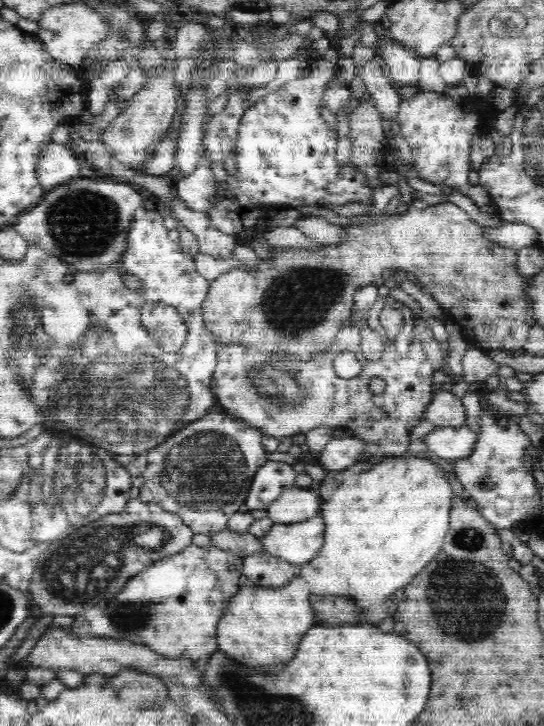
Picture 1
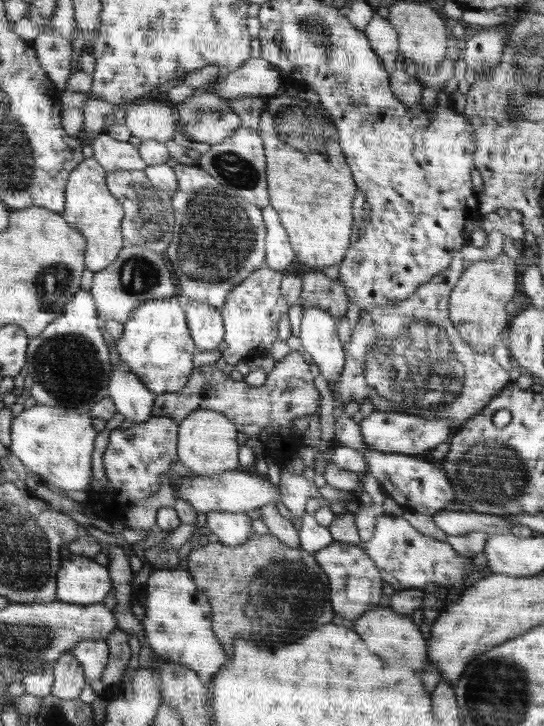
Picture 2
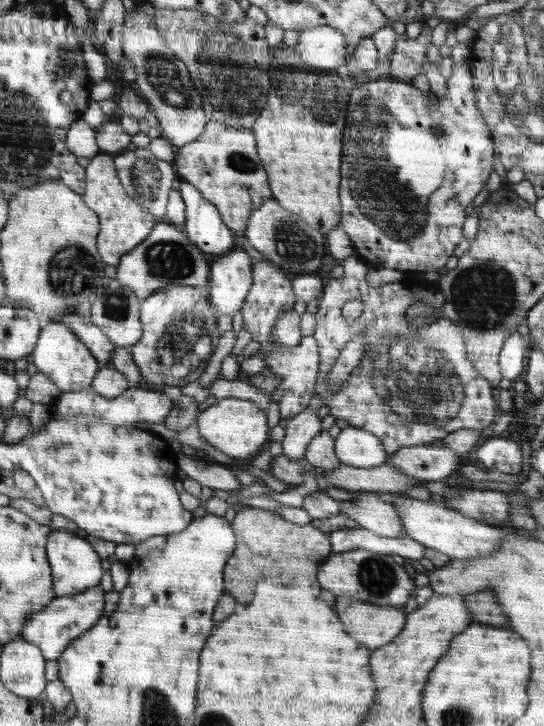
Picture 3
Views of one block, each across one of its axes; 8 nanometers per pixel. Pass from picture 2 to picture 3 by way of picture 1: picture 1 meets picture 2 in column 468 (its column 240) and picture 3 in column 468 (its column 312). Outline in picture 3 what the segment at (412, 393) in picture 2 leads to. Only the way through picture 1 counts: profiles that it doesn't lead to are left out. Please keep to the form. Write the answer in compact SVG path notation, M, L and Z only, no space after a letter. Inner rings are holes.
M352 255L341 263L344 277L325 278L323 293L320 294L320 306L316 316L316 329L312 338L316 340L317 352L321 358L316 377L313 394L320 394L323 404L330 408L329 414L336 419L343 418L350 427L368 430L387 447L388 454L406 446L420 444L428 445L433 440L444 439L448 434L458 430L478 430L487 433L496 416L494 403L494 386L471 366L466 358L467 353L458 326L450 320L440 317L434 324L416 328L418 322L418 306L422 303L436 307L444 307L445 298L441 294L437 282L422 278L404 279L403 281L384 284L373 288L368 282L368 270L371 265L364 262L364 258ZM360 300L363 304L361 316L347 324L342 317L342 308L349 301ZM416 306L412 312L414 318L410 320L408 308ZM352 339L362 339L368 346L366 355L362 357L360 365L354 369L346 382L336 392L327 390L328 371L339 358L346 343ZM428 346L428 348L426 348Z

